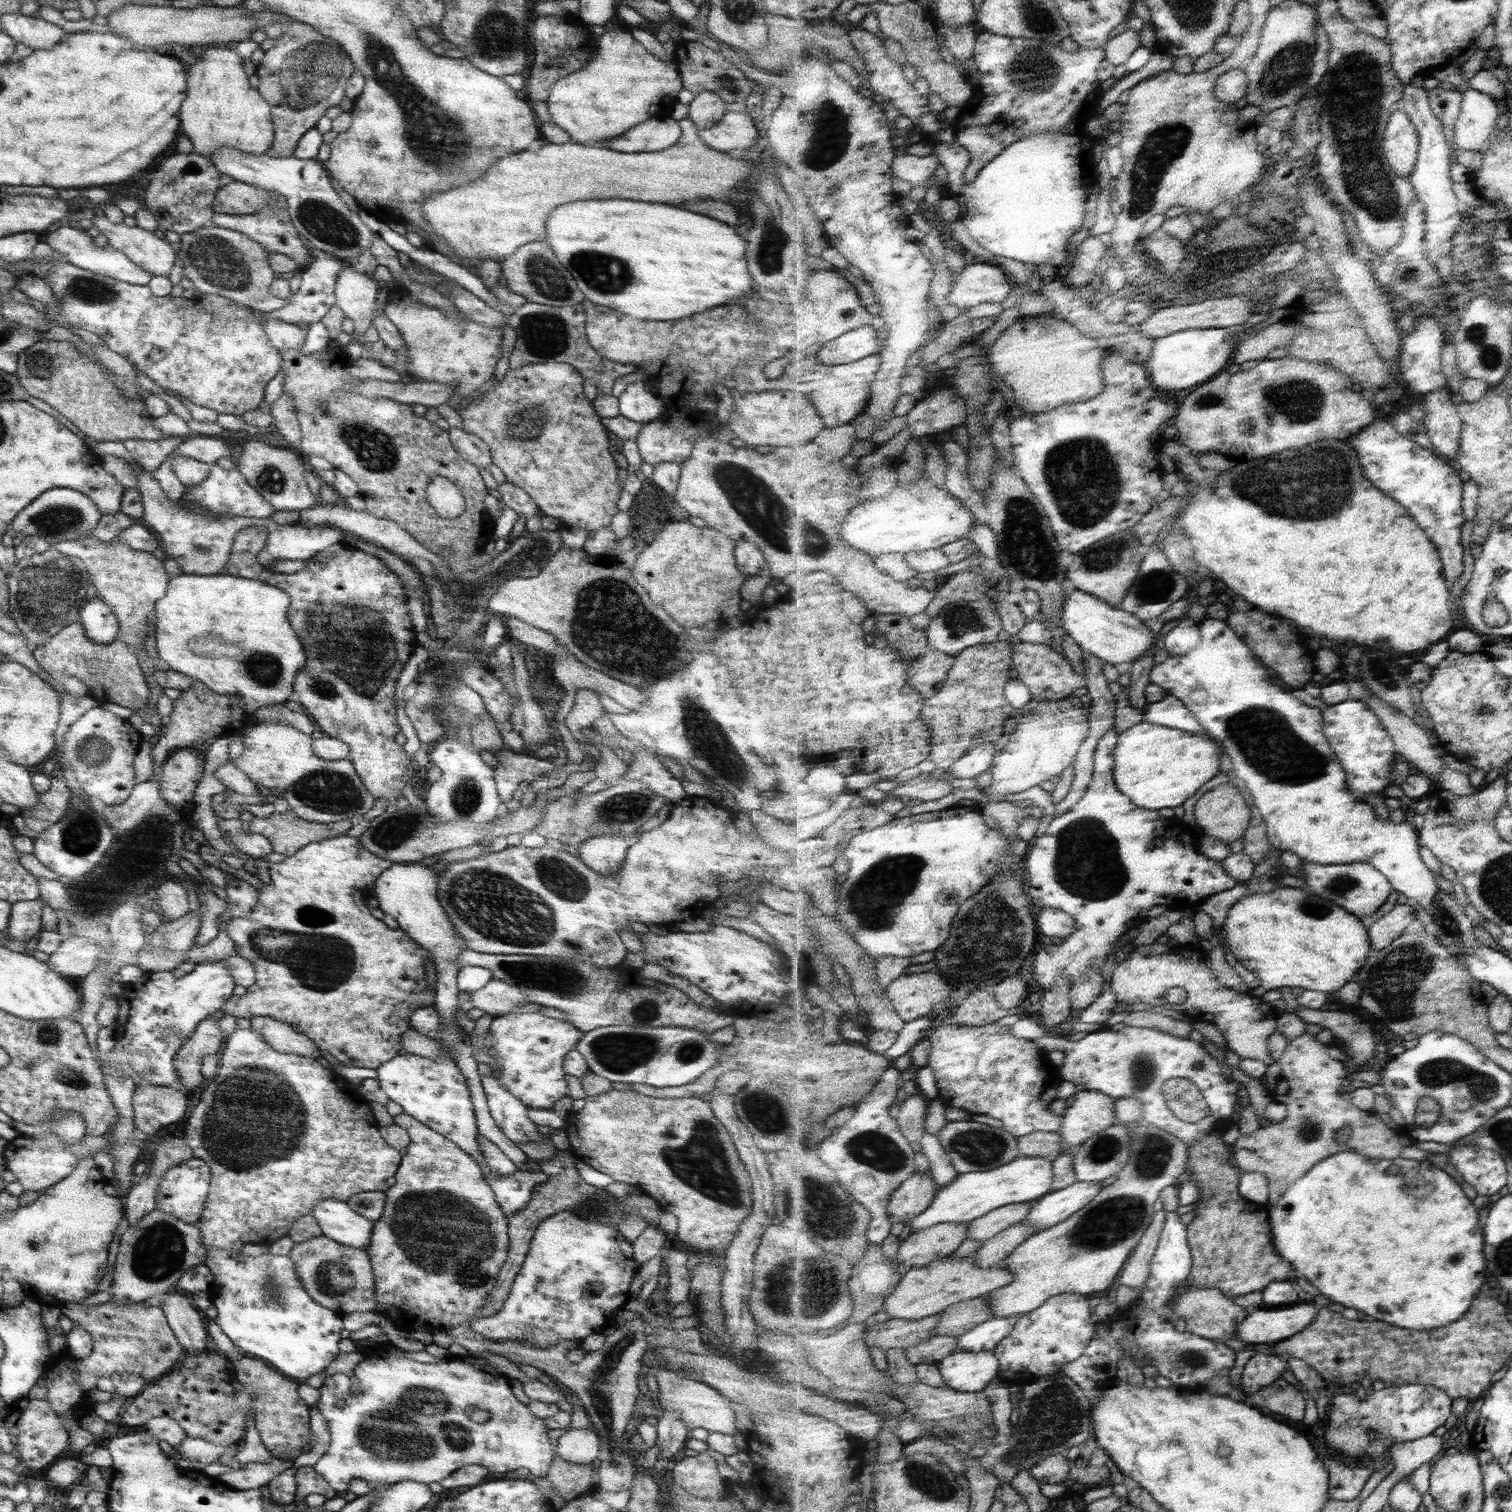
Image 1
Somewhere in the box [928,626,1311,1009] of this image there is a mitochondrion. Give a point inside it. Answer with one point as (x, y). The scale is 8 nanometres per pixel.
(1084, 861)

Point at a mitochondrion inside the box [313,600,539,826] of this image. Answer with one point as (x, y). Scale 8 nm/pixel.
(466, 795)

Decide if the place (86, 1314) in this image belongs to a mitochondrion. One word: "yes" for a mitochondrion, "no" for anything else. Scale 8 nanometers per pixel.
no

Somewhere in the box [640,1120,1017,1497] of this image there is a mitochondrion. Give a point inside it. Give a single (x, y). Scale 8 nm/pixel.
(812, 1290)

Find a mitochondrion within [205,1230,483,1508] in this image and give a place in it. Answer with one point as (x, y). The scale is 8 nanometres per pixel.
(382, 1435)

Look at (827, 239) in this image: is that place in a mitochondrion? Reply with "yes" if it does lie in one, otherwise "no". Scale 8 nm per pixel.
no

